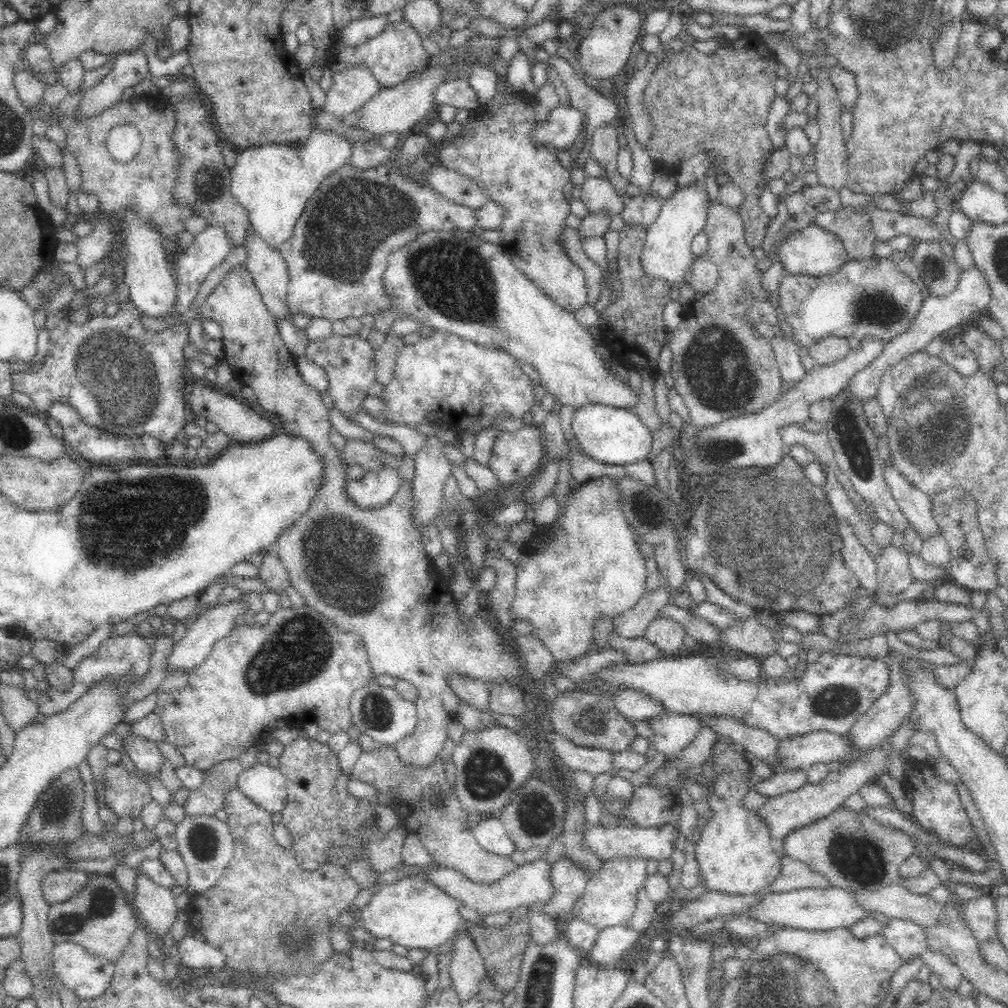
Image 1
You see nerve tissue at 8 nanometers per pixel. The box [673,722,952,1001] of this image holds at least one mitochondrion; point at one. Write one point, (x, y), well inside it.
(864, 857)

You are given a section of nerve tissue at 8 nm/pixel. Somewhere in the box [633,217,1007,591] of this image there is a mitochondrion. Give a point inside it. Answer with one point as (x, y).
(932, 431)

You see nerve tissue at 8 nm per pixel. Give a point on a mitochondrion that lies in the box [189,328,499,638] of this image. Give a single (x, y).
(345, 560)

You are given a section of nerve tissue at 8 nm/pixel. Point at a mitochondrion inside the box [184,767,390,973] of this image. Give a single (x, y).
(295, 943)

